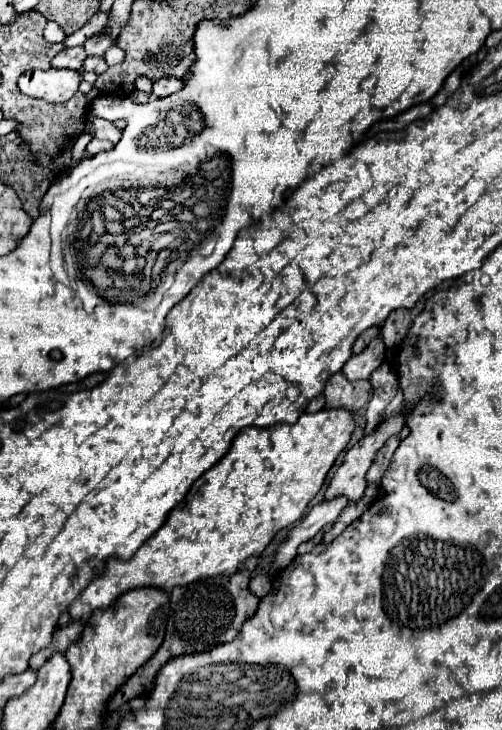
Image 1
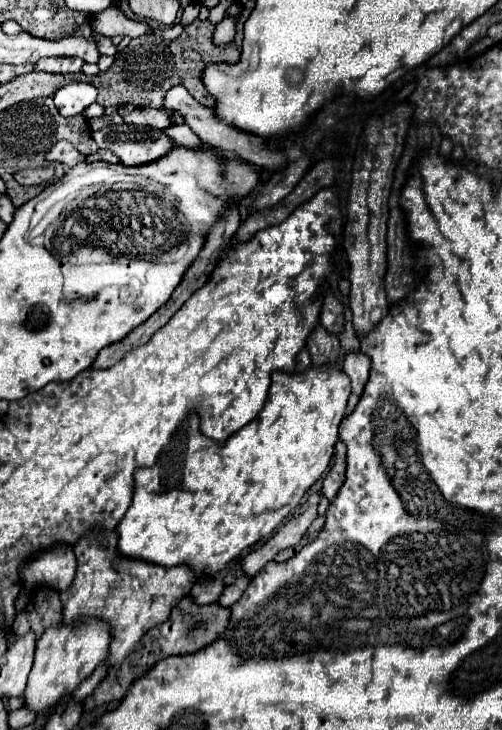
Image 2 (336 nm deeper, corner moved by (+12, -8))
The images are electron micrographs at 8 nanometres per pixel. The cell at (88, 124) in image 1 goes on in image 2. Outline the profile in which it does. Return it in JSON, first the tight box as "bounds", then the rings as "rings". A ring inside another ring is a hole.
{"bounds":[94,125,172,165],"rings":[[[114,125],[110,129],[94,133],[100,149],[110,149],[120,157],[124,165],[142,165],[156,161],[172,149],[172,141],[158,129],[146,129],[136,125]]]}

